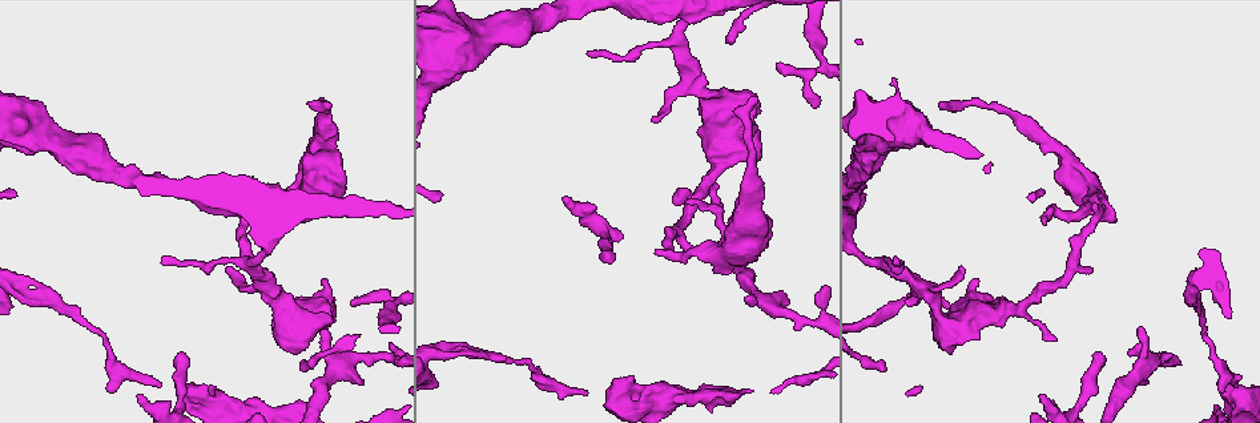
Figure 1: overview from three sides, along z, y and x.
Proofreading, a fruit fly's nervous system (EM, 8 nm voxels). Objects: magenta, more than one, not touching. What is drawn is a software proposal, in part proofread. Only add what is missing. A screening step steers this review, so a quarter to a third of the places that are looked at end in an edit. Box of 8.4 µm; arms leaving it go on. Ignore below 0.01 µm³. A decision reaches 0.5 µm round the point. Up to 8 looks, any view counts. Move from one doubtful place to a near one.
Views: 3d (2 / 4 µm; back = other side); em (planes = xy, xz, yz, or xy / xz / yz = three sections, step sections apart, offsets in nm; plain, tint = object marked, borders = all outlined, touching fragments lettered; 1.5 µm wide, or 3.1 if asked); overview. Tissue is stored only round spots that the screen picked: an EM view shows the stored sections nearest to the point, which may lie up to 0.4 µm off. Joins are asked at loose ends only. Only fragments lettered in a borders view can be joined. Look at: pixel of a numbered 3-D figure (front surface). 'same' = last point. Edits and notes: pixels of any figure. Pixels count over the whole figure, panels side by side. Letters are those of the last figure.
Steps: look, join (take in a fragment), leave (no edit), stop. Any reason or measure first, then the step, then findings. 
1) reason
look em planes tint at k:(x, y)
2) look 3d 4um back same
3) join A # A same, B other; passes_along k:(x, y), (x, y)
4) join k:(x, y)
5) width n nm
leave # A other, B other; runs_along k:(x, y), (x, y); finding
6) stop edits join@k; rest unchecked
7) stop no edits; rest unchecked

an open end
look em xz step 4 borders at 1:(630, 378)

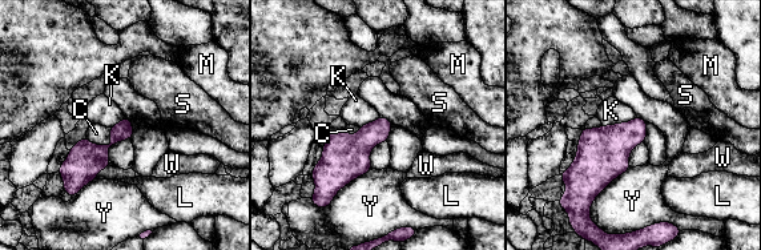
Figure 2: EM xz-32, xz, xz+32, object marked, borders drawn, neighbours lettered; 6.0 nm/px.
leave # C other, K other, L other, M other, S other, W other, Y other; border 2:(636, 116), (628, 121), (603, 126); none of them fits

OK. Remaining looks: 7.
branch stops here
look em planes borders at 1:(1143, 382)

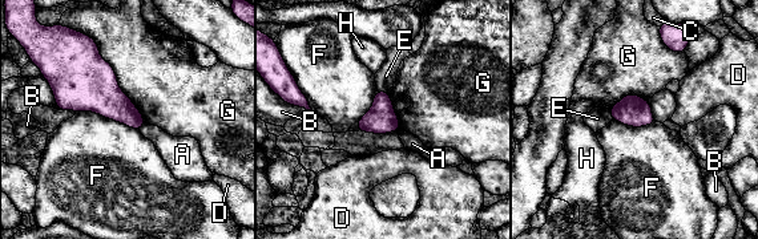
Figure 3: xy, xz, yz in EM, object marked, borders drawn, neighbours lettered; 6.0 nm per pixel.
leave # A other, B other, C other, D other, E other, F other, G other, H other; border 3:(76, 110), (93, 110), (138, 130); none of them fits

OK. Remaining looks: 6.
an open end
look 3d 4um at 1:(686, 248)

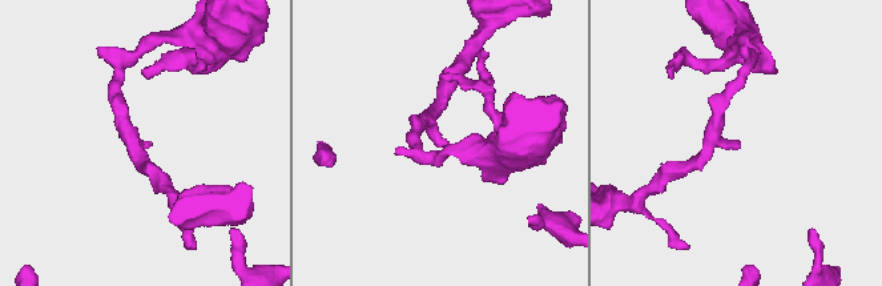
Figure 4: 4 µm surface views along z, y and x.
arm_widths 200, 200 nm
look em xz step 4 borders at 4:(736, 140)

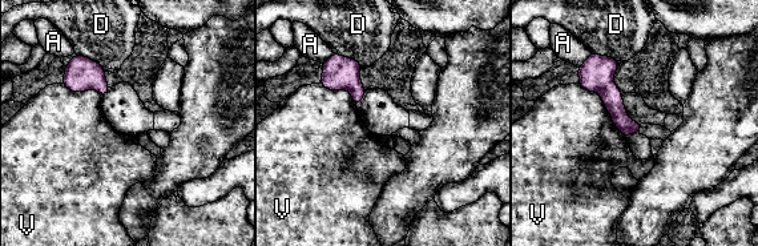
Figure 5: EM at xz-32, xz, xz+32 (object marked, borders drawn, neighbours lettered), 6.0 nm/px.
leave # A other, D other, V other; border 5:(76, 53), (95, 60), (105, 71); no lettered fragment goes on from it

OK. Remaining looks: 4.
stop no edits; rest unchecked

